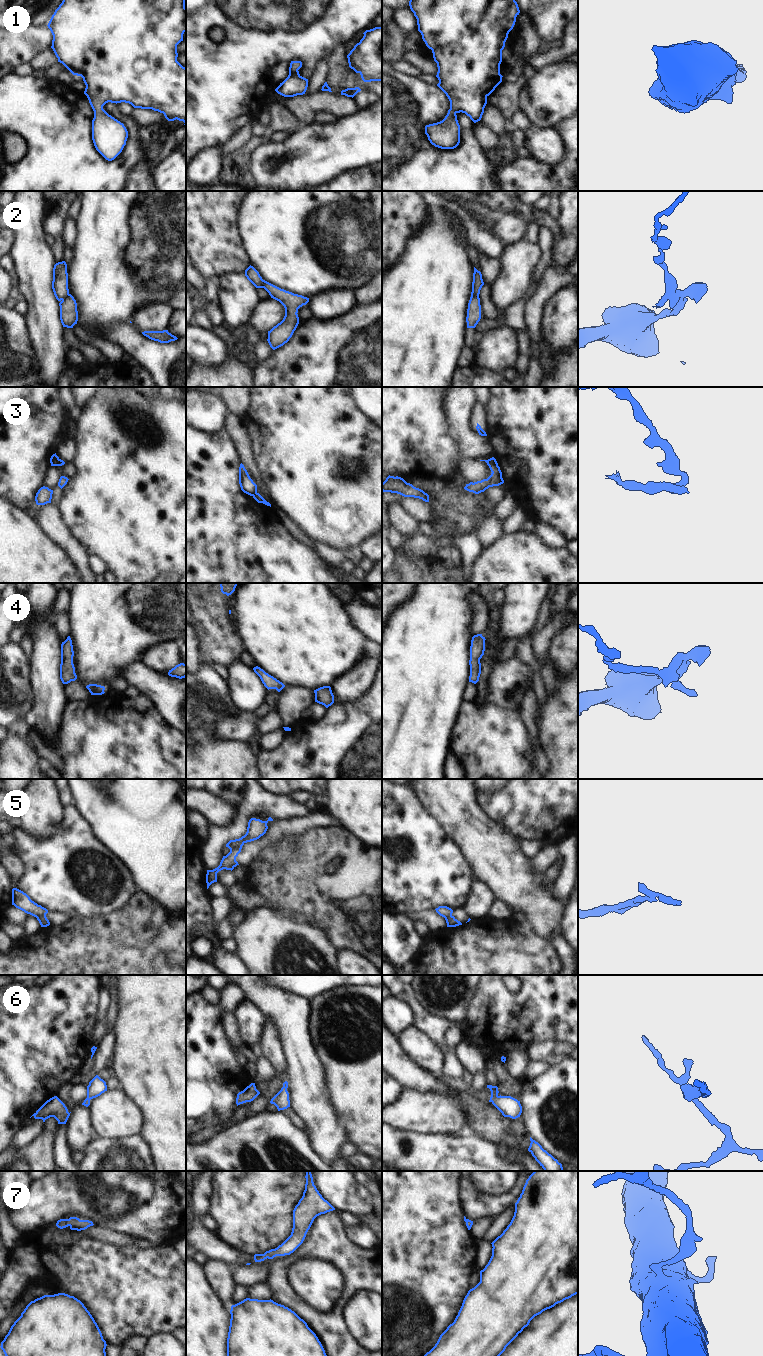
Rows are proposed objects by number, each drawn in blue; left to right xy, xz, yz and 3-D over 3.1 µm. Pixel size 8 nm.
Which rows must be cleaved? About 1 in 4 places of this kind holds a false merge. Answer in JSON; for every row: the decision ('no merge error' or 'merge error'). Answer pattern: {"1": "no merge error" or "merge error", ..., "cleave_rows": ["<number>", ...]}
{"1": "no merge error", "2": "merge error", "3": "merge error", "4": "no merge error", "5": "merge error", "6": "no merge error", "7": "no merge error", "cleave_rows": ["2", "3", "5"]}

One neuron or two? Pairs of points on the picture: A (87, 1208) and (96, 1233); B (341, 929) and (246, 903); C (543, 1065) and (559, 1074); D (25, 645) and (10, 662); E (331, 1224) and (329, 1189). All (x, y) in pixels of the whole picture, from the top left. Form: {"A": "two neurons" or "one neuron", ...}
{"A": "two neurons", "B": "two neurons", "C": "two neurons", "D": "two neurons", "E": "two neurons"}

